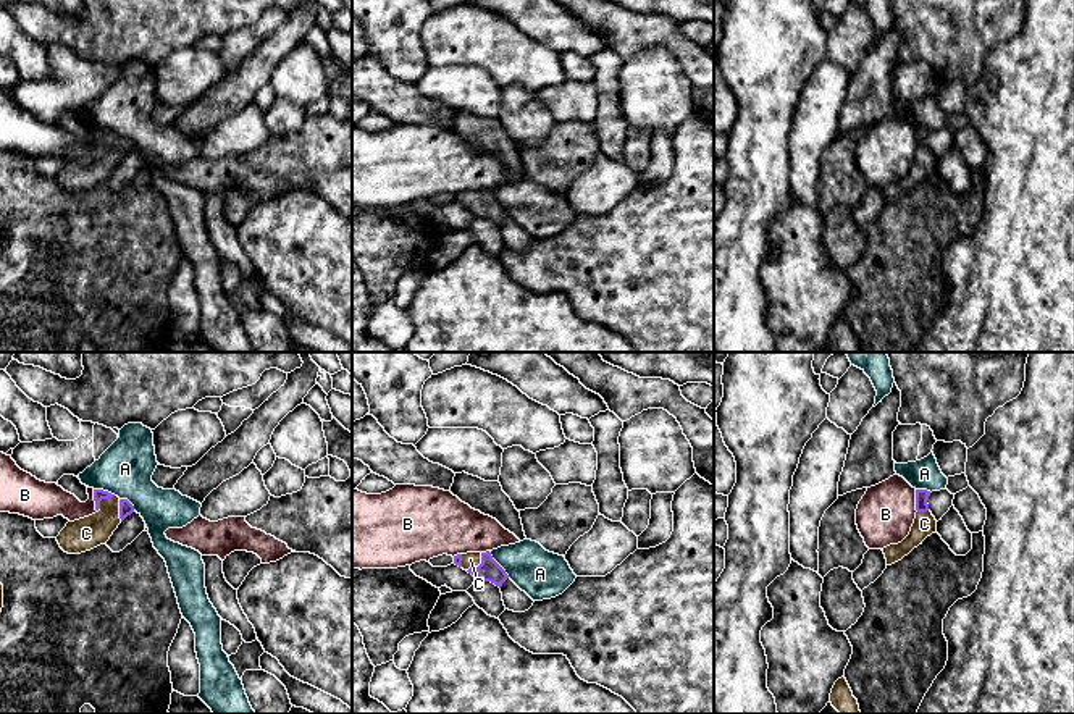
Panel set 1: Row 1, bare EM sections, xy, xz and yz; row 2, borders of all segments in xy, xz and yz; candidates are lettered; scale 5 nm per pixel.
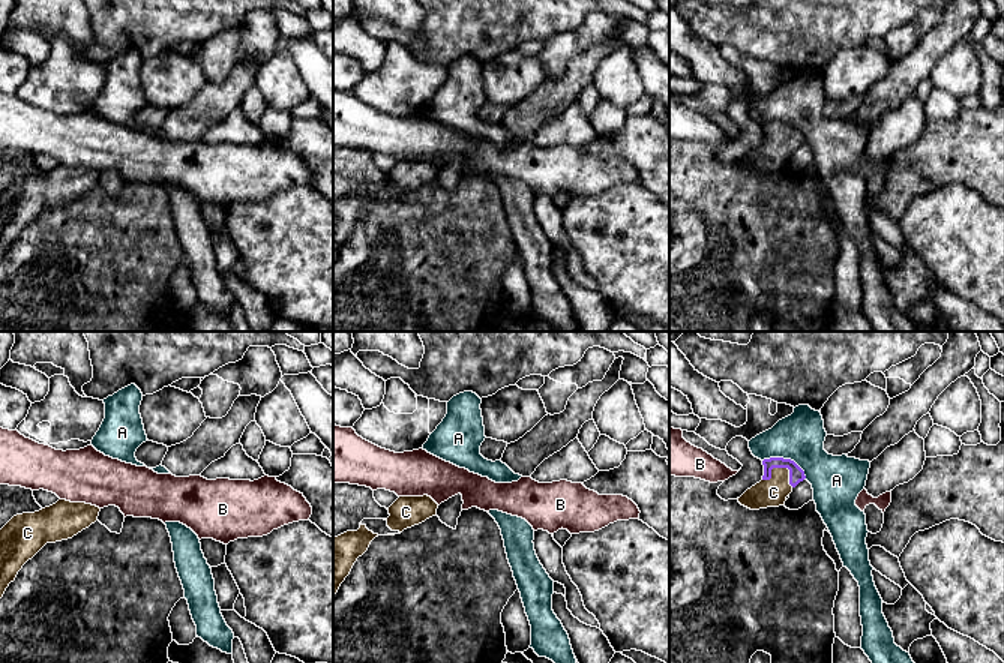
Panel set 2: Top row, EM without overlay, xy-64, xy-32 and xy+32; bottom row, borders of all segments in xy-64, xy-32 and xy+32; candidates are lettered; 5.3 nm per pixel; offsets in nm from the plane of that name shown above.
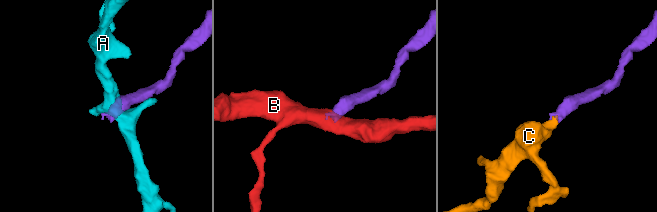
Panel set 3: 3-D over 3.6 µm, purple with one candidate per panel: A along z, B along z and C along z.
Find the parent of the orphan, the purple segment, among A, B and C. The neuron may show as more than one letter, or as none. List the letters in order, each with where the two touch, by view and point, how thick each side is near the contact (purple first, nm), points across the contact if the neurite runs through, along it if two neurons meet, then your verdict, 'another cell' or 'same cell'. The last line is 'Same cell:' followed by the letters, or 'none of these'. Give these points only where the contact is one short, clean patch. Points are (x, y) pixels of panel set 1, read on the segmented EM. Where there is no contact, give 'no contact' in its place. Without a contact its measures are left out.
A: contact xz (498, 564); calibres 110 and 240 nm; another cell
B: contact xy (94, 499); calibres 60 and 180 nm; border xy (92, 490), (97, 511); another cell
C: contact xz (480, 564); calibres 110 and 80 nm; way xz (488, 571), (480, 564), (470, 559); same cell
Same cell: C

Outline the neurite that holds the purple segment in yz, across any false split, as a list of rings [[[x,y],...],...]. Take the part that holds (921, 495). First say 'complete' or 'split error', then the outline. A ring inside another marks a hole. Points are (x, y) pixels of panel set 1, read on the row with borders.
split error | [[[916,489],[916,519],[911,527],[909,535],[898,544],[890,544],[883,548],[887,565],[892,565],[908,556],[914,548],[922,544],[922,541],[937,531],[937,520],[929,510],[929,496],[927,489]]]

